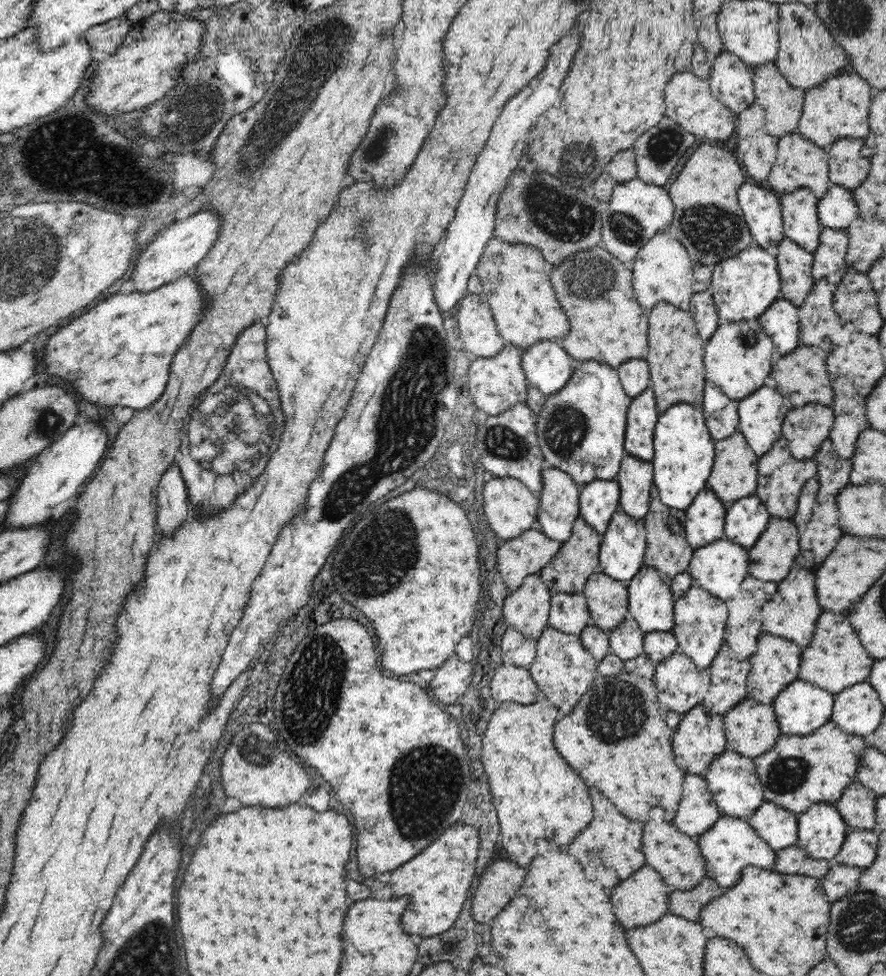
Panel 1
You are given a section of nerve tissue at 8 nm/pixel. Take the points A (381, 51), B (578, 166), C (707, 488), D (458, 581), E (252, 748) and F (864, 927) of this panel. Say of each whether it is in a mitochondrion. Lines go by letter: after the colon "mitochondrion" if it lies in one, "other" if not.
A: other
B: mitochondrion
C: other
D: other
E: mitochondrion
F: mitochondrion

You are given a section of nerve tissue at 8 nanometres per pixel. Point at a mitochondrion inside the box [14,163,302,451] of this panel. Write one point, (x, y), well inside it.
(46, 423)

